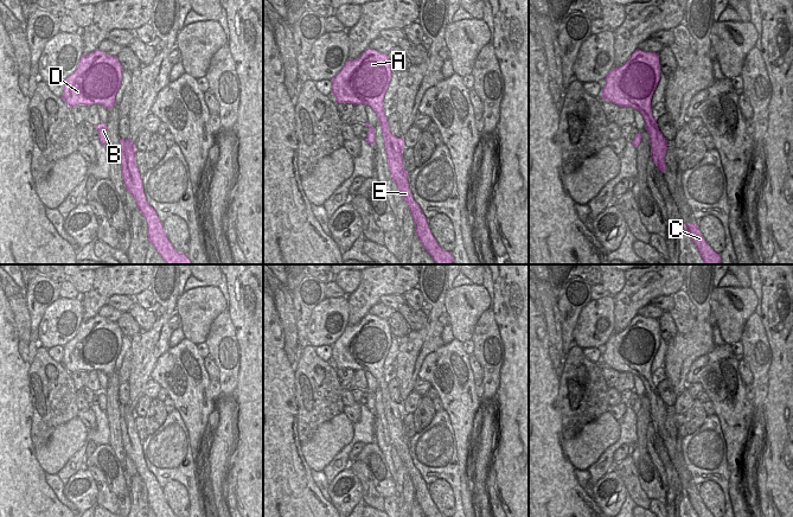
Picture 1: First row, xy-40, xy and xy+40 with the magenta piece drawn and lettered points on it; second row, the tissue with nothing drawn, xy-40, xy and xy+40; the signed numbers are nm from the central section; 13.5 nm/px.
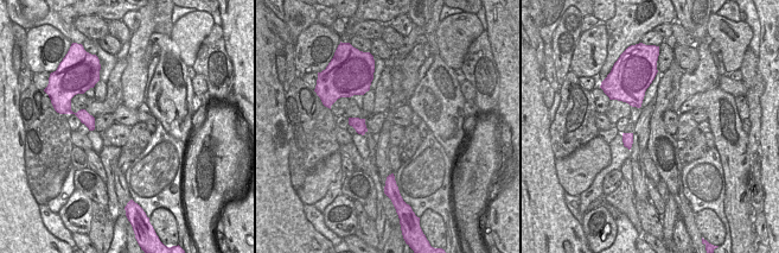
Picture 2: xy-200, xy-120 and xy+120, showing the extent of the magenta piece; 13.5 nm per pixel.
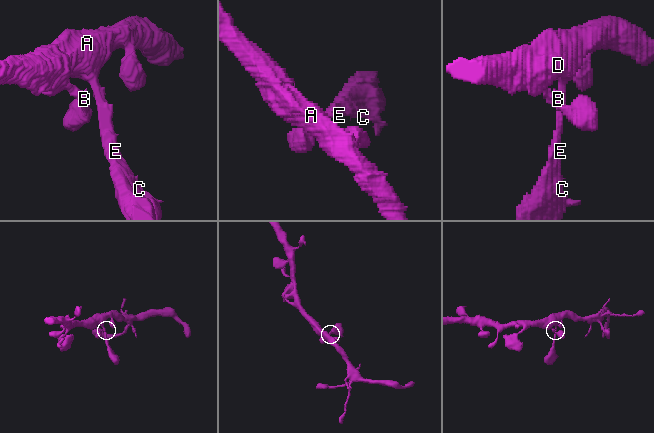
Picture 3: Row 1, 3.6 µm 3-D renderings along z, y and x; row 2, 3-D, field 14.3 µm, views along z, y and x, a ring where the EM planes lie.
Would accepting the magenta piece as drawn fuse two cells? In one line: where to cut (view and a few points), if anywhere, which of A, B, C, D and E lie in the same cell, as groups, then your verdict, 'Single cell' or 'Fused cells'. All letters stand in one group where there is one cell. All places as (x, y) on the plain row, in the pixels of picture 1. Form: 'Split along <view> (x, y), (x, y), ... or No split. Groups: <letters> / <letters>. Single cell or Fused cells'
No split. Groups: A B C D E. Single cell.

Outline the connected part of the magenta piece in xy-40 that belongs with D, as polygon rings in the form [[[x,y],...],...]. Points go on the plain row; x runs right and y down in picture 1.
[[[95,315],[82,320],[76,336],[66,343],[62,364],[71,374],[75,371],[101,370],[113,374],[121,352],[123,333],[117,323]]]

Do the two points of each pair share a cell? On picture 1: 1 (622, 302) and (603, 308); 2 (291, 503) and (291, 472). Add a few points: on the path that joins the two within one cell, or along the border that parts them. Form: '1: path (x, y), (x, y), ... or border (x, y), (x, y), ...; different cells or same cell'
1: border (611, 295), (613, 299), (613, 332); different cells
2: path (291, 496), (291, 479); same cell

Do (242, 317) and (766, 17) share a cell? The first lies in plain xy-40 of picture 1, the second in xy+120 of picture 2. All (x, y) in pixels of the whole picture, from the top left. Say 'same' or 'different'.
same

